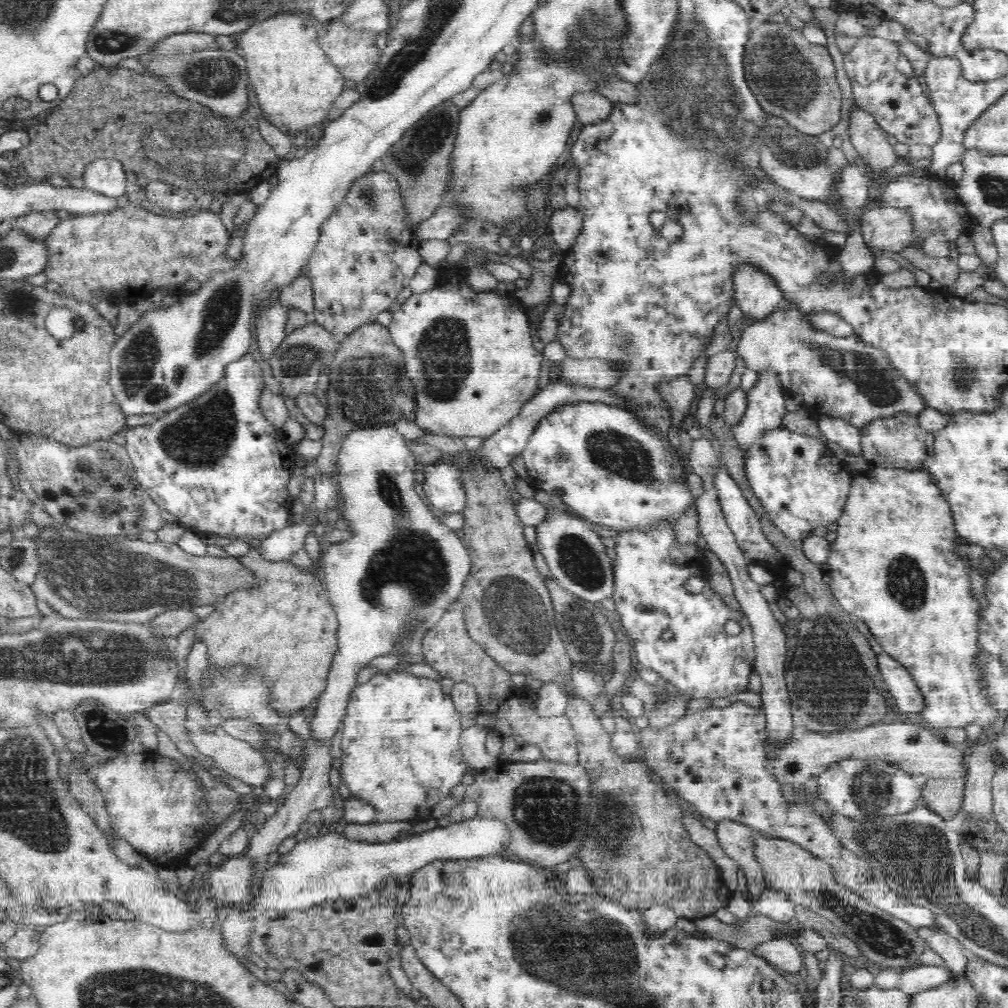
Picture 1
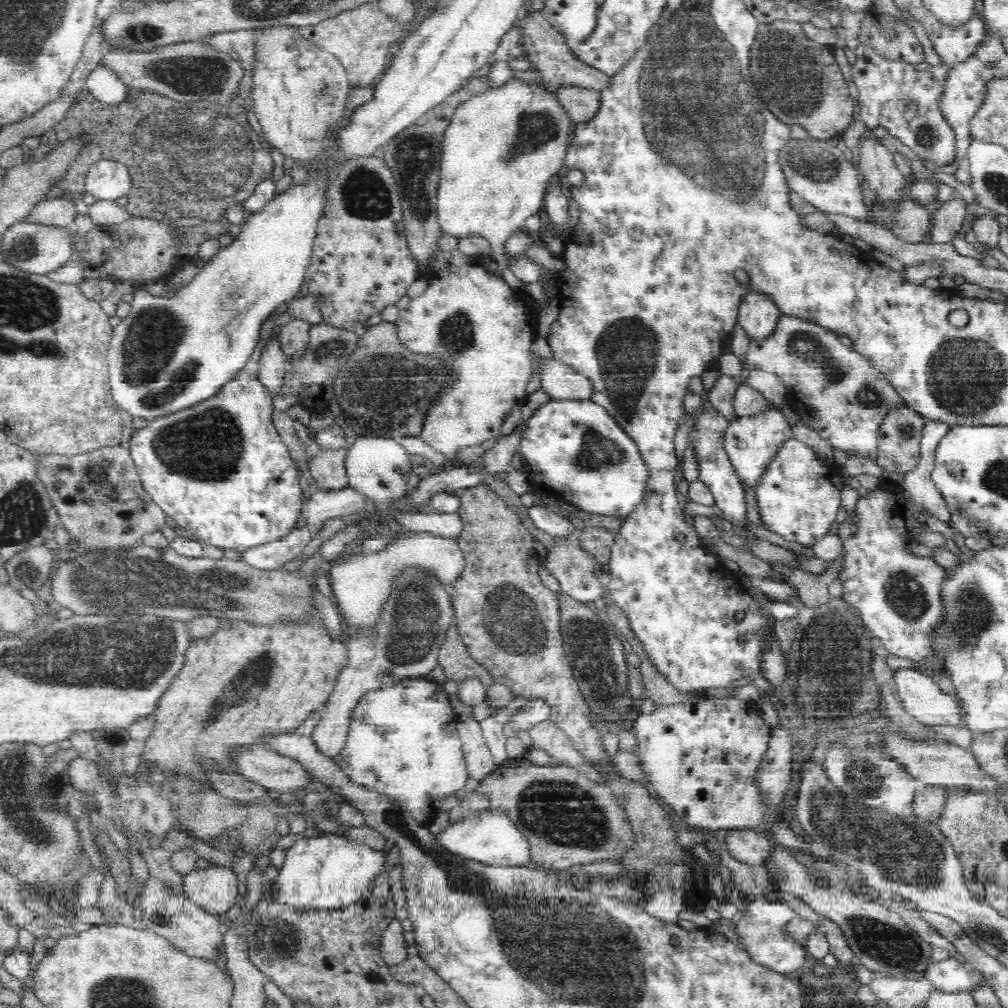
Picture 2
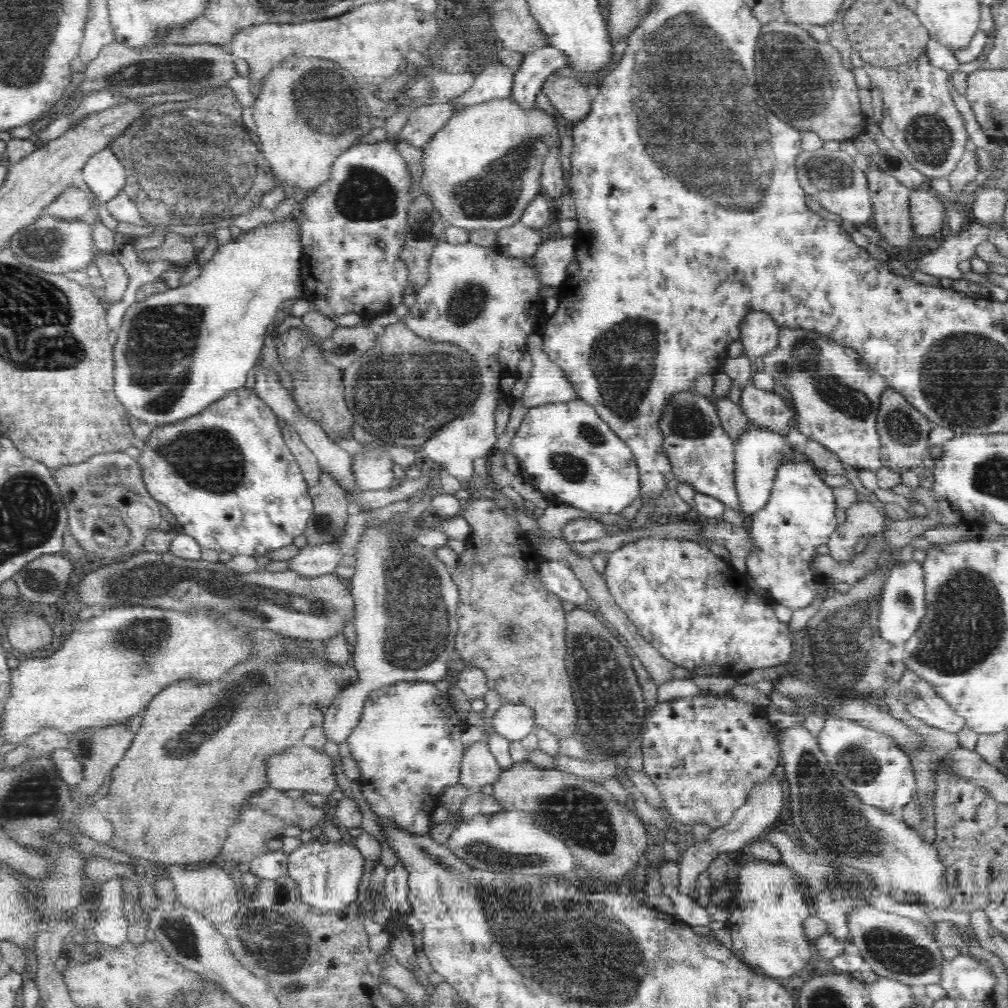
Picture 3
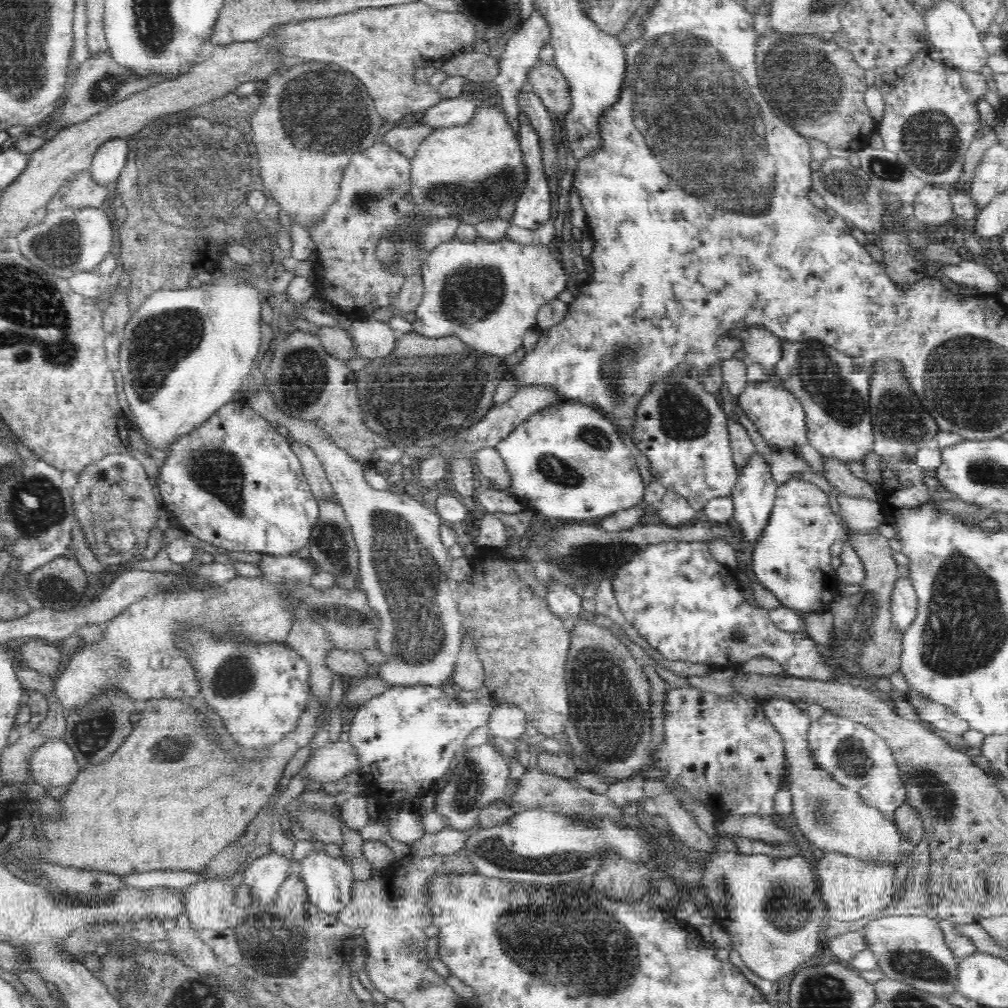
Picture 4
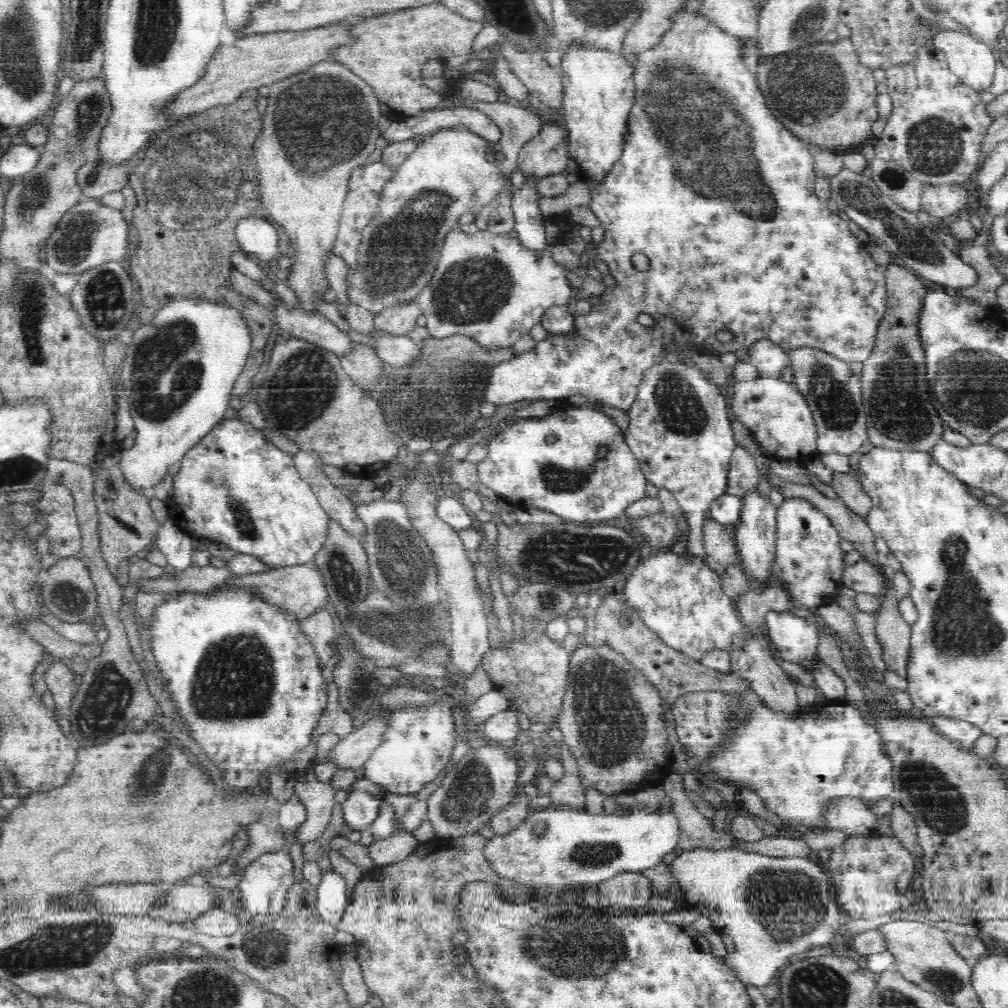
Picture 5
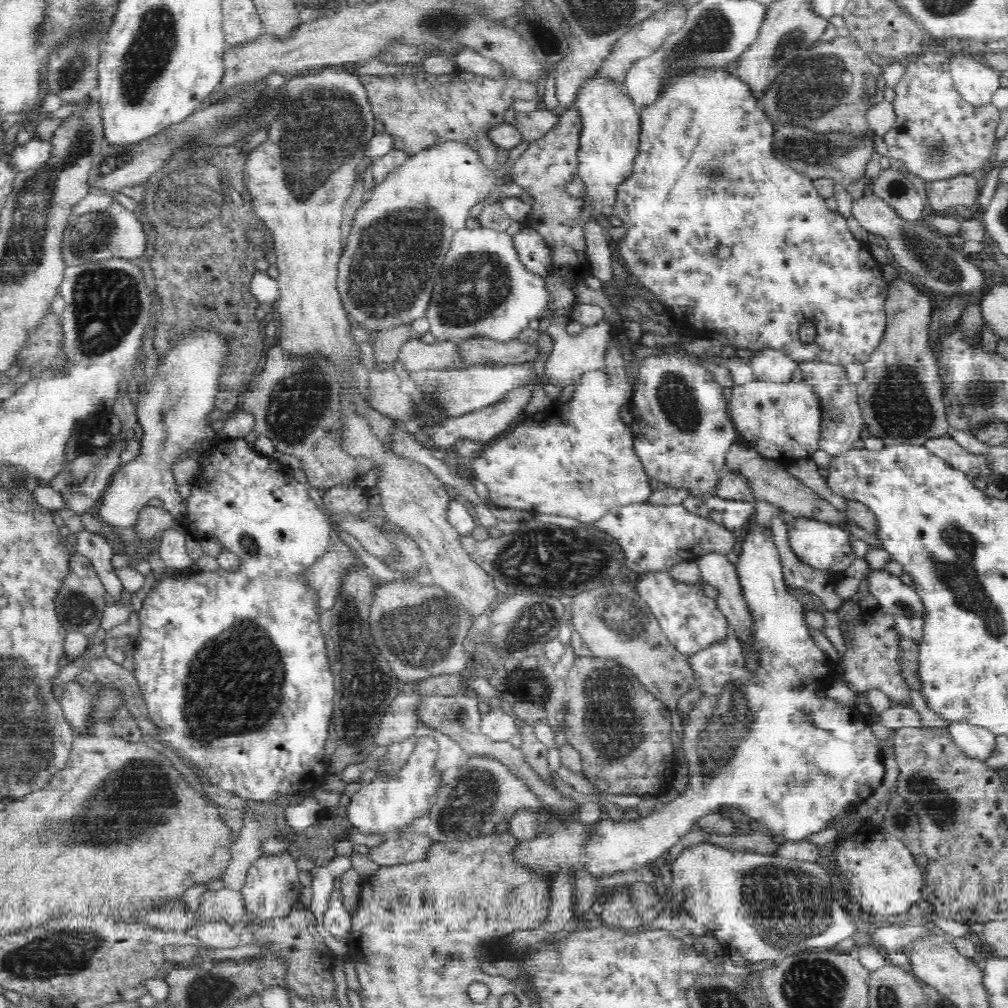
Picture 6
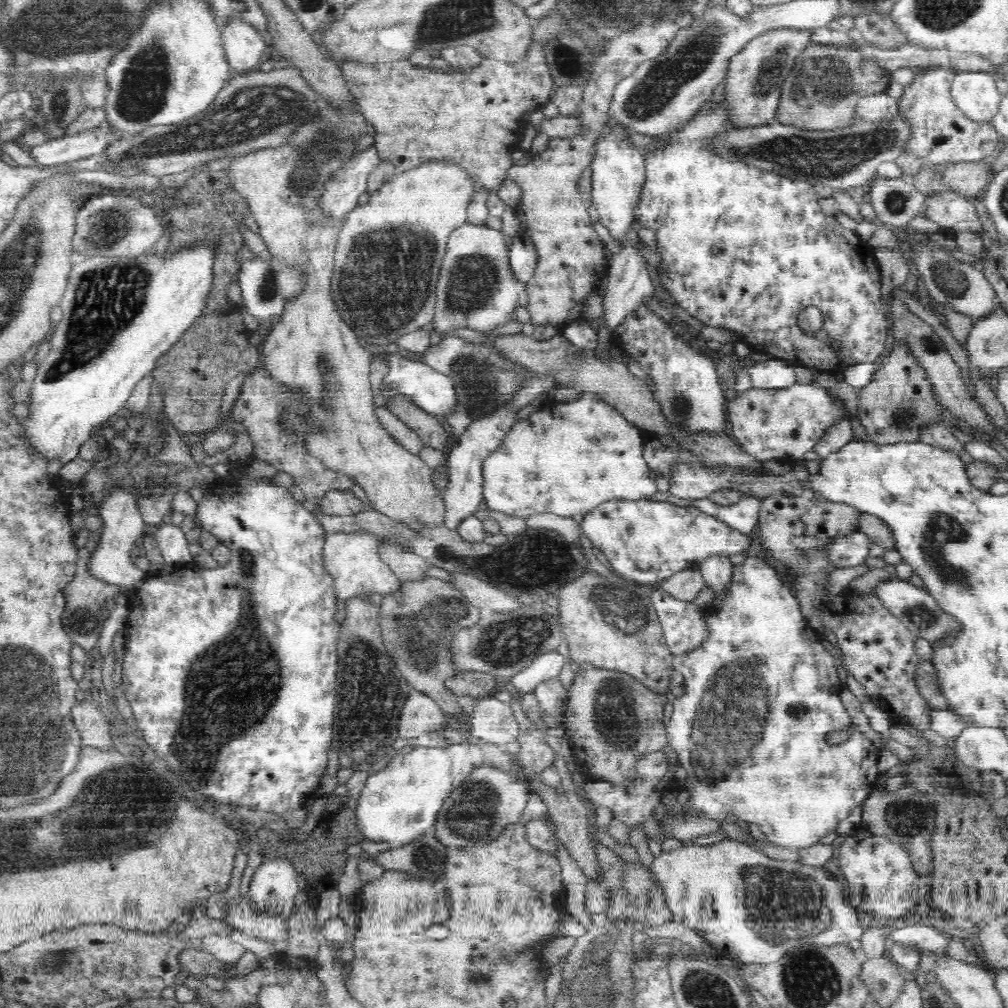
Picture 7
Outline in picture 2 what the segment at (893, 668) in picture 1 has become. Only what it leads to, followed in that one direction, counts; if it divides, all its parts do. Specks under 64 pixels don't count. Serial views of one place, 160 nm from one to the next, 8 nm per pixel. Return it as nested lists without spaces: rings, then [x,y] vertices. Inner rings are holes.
[[[914,669],[895,671],[895,683],[904,708],[928,726],[964,726],[958,701],[944,693],[931,677]]]

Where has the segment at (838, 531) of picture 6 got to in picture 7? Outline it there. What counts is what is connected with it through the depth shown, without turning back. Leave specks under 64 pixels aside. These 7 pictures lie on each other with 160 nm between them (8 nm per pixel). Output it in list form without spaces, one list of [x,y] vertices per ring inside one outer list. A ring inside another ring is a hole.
[[[862,532],[850,537],[842,537],[832,546],[832,559],[838,566],[858,566],[866,562],[870,556],[872,539]]]

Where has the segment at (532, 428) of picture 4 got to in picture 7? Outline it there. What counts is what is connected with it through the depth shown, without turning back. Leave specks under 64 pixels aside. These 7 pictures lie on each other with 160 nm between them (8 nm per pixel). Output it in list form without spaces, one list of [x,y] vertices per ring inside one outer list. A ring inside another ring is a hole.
[[[583,394],[574,402],[546,402],[542,405],[541,410],[530,414],[530,418],[522,418],[517,420],[515,424],[507,431],[503,443],[496,452],[490,453],[486,457],[483,464],[483,498],[486,500],[486,506],[489,506],[490,511],[512,515],[518,518],[527,519],[533,514],[541,512],[551,512],[560,516],[574,516],[581,513],[584,515],[596,508],[598,504],[606,502],[614,498],[626,499],[646,499],[657,493],[657,485],[652,478],[649,478],[649,466],[645,461],[645,443],[640,436],[640,429],[632,424],[629,424],[618,412],[614,411],[610,406],[601,402],[601,398],[594,394]]]

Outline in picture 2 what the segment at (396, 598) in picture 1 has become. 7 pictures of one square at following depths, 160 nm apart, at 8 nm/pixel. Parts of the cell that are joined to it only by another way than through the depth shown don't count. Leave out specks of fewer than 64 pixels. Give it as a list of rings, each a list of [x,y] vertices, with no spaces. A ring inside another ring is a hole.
[[[357,436],[352,439],[345,467],[349,488],[366,494],[379,505],[387,505],[401,500],[407,493],[407,476],[412,471],[408,453],[398,441],[382,437]],[[405,533],[400,540],[390,543],[383,551],[368,552],[353,558],[347,555],[333,566],[329,579],[336,604],[340,606],[342,614],[350,623],[349,626],[344,625],[346,632],[352,632],[360,623],[375,622],[374,616],[378,614],[378,606],[382,604],[390,588],[390,576],[400,566],[410,564],[424,566],[433,574],[437,574],[446,585],[452,585],[464,568],[464,557],[455,539],[434,537],[428,533]]]

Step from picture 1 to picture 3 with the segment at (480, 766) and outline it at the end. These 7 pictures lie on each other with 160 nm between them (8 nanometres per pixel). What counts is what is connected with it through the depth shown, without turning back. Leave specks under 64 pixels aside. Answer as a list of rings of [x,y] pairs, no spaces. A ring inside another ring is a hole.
[[[476,741],[463,752],[457,785],[466,788],[468,796],[474,796],[481,793],[484,786],[497,783],[503,772],[488,743]]]

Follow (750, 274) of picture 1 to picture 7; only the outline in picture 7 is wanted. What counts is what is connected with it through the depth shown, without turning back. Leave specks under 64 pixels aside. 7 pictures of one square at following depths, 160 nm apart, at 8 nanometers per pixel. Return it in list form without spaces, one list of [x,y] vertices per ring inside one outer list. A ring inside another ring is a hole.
[[[781,360],[756,363],[746,372],[756,390],[784,390],[797,384],[794,365]]]

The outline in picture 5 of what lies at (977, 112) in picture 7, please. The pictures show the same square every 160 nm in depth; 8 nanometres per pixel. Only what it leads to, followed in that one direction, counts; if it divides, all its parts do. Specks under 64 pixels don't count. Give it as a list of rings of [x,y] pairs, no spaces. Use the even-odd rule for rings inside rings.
[[[941,28],[930,46],[943,52],[950,72],[966,88],[978,93],[993,85],[998,61],[992,48],[981,44],[978,37]]]

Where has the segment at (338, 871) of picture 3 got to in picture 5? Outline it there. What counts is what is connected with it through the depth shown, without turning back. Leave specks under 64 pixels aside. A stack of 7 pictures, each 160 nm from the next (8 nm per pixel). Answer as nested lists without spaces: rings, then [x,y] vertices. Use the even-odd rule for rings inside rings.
[[[323,871],[317,893],[320,918],[324,923],[338,930],[339,922],[344,918],[345,908],[350,904],[343,877],[334,871]]]

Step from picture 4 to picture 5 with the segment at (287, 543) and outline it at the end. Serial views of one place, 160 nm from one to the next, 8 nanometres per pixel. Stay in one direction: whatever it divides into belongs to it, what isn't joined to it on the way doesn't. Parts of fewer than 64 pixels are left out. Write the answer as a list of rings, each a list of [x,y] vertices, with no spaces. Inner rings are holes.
[[[236,419],[222,421],[215,429],[206,435],[200,444],[192,449],[186,457],[181,460],[181,469],[174,477],[174,493],[171,496],[171,519],[186,533],[198,540],[210,540],[222,543],[236,553],[249,554],[262,564],[263,572],[277,572],[280,569],[288,569],[293,566],[313,563],[317,554],[324,548],[328,538],[328,529],[331,523],[327,512],[320,506],[317,496],[314,495],[310,486],[299,478],[299,472],[294,468],[293,457],[277,449],[272,445],[264,431],[257,431],[239,422]]]

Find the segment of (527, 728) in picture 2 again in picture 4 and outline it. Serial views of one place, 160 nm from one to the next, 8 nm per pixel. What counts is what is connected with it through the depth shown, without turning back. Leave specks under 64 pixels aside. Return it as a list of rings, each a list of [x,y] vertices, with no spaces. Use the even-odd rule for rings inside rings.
[[[500,703],[494,707],[487,722],[488,734],[494,738],[506,738],[513,741],[524,733],[526,717],[516,706]]]

